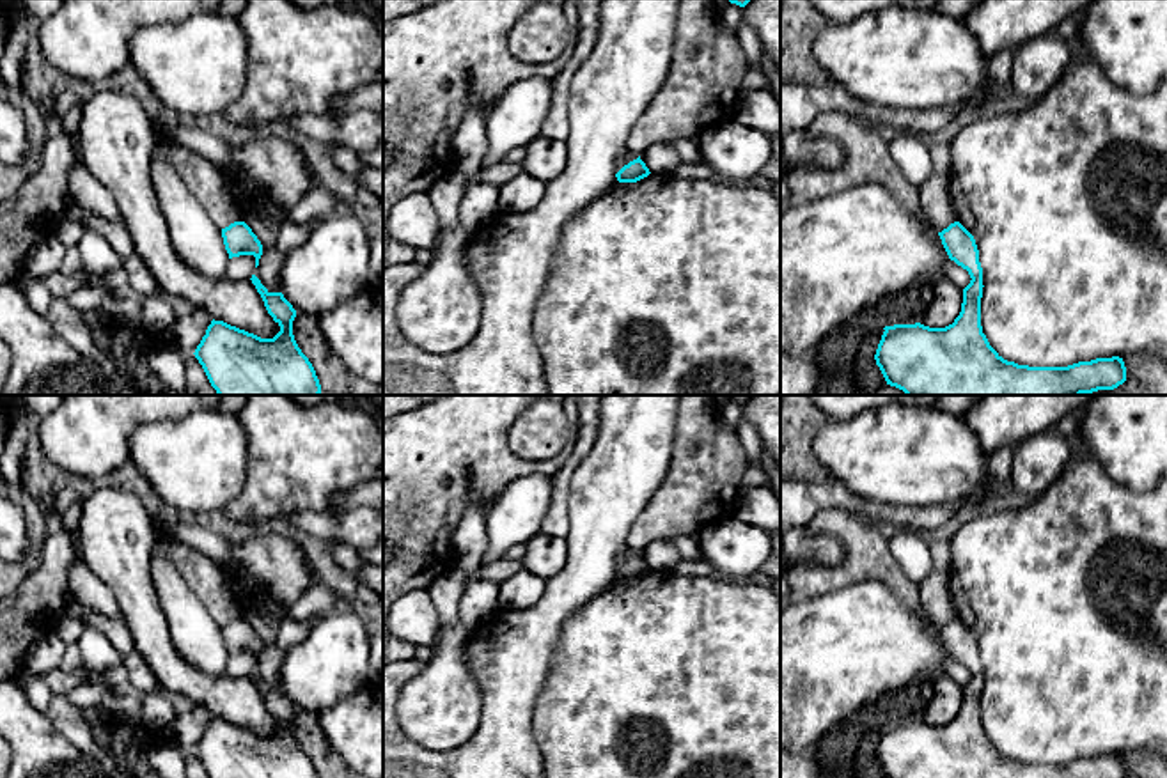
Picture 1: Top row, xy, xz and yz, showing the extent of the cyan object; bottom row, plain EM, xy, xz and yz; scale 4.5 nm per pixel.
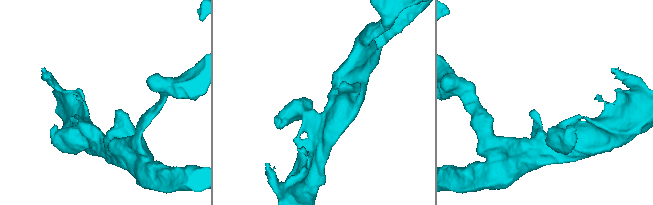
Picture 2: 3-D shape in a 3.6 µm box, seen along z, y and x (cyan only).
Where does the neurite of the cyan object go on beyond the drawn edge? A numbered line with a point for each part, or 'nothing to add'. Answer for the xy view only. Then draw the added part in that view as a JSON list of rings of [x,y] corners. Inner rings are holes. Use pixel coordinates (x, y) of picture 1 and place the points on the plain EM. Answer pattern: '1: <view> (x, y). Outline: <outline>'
nothing to add

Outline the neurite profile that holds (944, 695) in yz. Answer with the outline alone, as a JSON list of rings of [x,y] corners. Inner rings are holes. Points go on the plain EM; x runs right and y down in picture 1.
[[[938,675],[929,681],[919,720],[929,725],[945,725],[961,709],[963,686],[951,677]]]

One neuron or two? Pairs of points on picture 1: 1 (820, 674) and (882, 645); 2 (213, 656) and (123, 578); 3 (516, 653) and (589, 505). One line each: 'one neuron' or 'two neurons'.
1: one neuron
2: two neurons
3: one neuron

